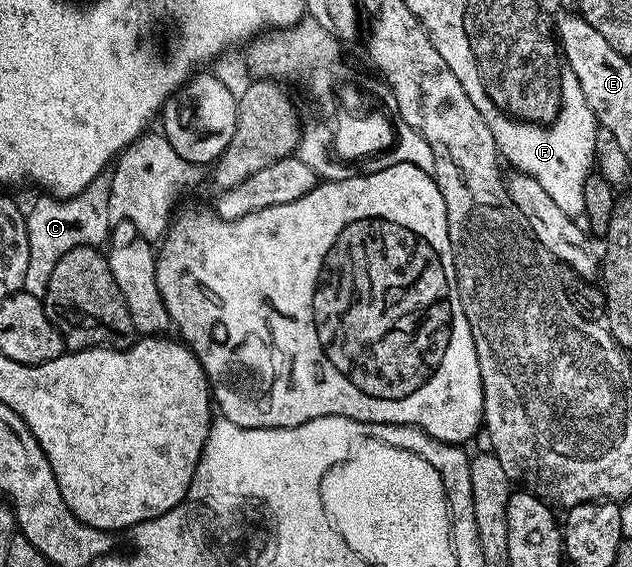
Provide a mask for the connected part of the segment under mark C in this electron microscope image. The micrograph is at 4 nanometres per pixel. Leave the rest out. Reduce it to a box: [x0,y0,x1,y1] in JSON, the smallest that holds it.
[23,173,112,300]

